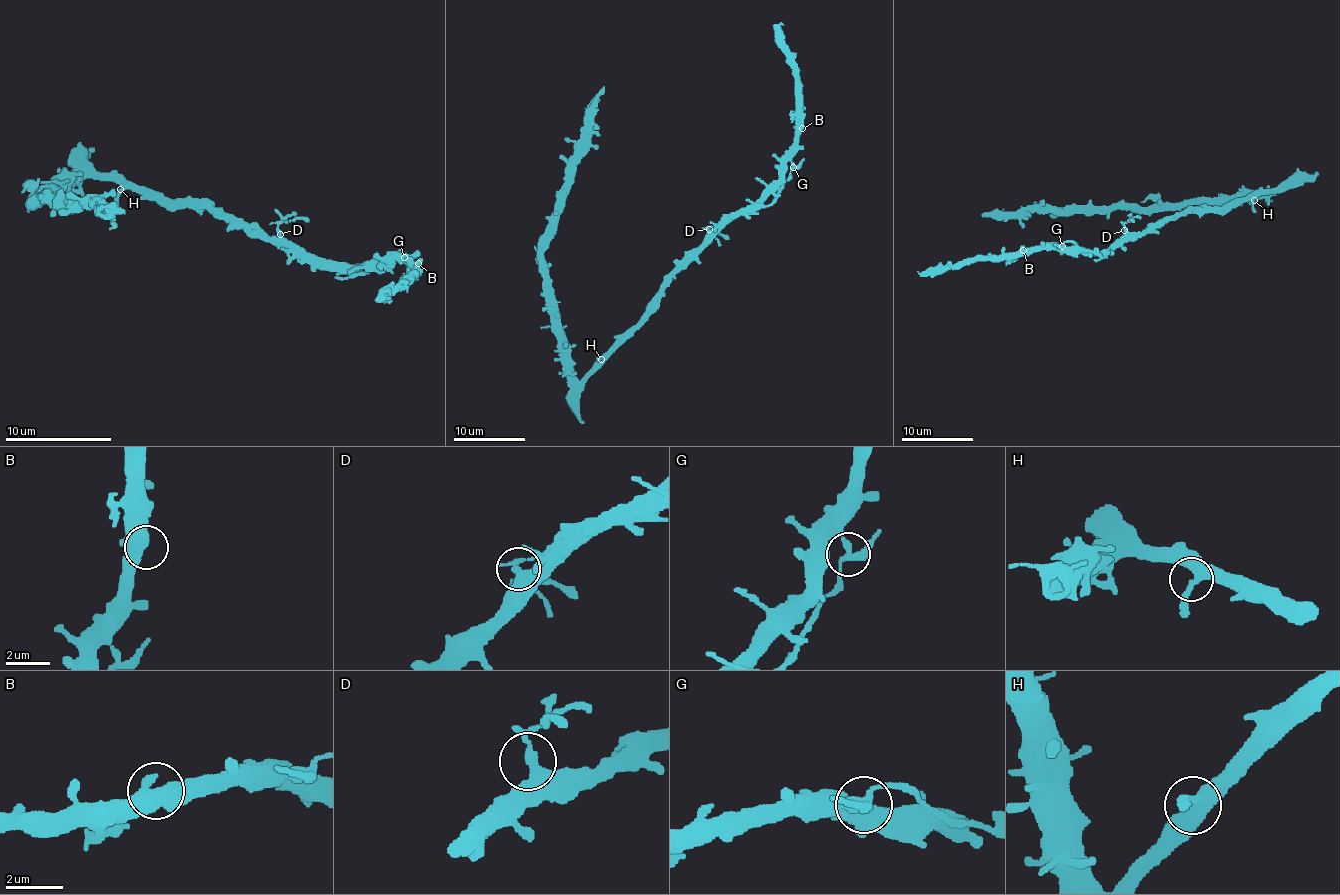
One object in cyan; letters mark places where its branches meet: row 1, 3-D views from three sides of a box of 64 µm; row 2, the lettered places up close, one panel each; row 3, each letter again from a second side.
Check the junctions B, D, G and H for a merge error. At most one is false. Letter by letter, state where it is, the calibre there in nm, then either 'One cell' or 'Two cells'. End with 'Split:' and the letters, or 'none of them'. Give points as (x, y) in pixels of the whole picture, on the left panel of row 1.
B: Place: (418, 263). Thickness 440 nm. One cell
D: Place: (280, 234). Thickness 260 nm. One cell
G: Place: (404, 257). Thickness 240 nm. Two cells
H: Place: (120, 189). Thickness 360 nm. One cell
Split: G

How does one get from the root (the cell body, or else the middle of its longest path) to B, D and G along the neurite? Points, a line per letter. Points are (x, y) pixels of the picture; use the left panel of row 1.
B: (162, 197), (200, 199), (312, 258), (346, 266), (418, 263)
D: (162, 197), (200, 199), (210, 210), (226, 213), (266, 237), (280, 237), (280, 234)
G: (162, 197), (200, 199), (325, 263), (378, 266), (400, 250), (405, 258)

